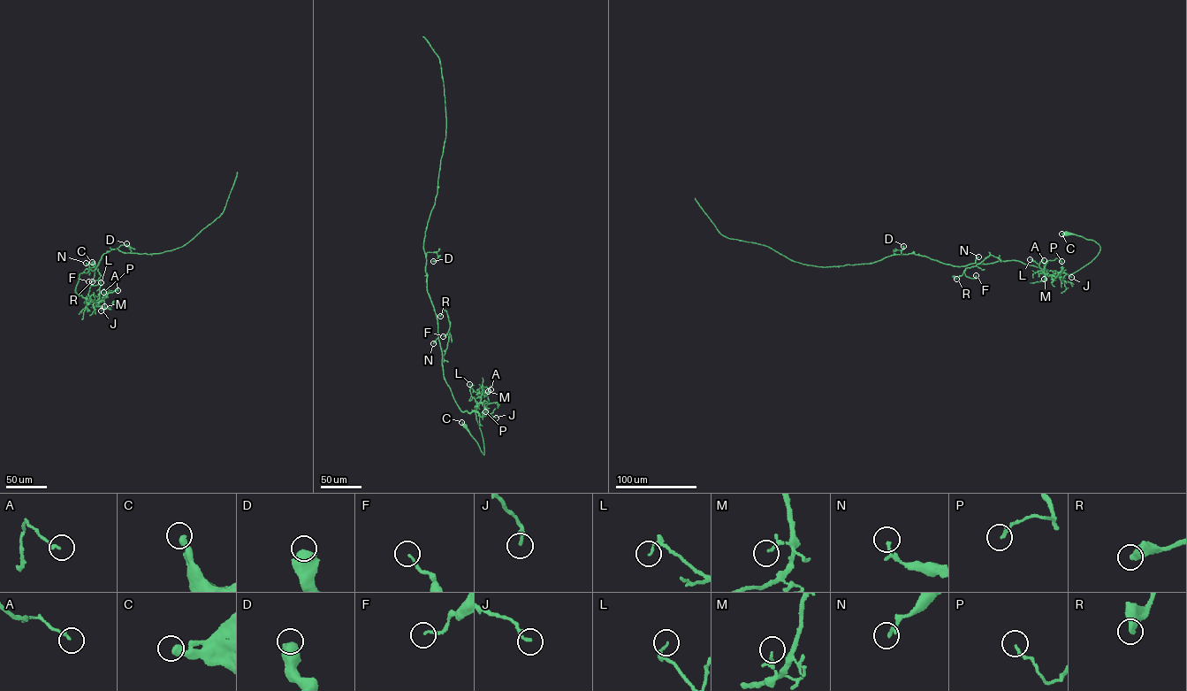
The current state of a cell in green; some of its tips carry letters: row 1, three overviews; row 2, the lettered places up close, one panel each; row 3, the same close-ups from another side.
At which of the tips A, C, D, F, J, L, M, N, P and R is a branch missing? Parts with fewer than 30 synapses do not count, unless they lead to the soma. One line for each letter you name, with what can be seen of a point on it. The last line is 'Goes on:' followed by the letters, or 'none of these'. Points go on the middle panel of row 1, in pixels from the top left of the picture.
Goes on: none of these

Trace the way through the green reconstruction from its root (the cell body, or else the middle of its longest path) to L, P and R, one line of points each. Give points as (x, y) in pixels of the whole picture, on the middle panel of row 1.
L: (465, 426), (484, 455), (475, 412), (482, 395), (474, 390), (469, 384)
P: (465, 426), (484, 455), (475, 412), (483, 393), (489, 400), (485, 411)
R: (465, 426), (484, 455), (475, 412), (460, 410), (444, 377), (442, 363), (450, 326), (446, 310), (440, 316)

